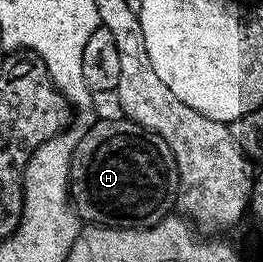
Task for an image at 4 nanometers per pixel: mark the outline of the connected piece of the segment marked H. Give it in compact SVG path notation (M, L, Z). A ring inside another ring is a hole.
M103 120L80 135L71 159L70 199L73 207L88 225L104 228L152 228L175 208L175 195L179 189L177 162L173 150L156 132L150 132L132 120Z

